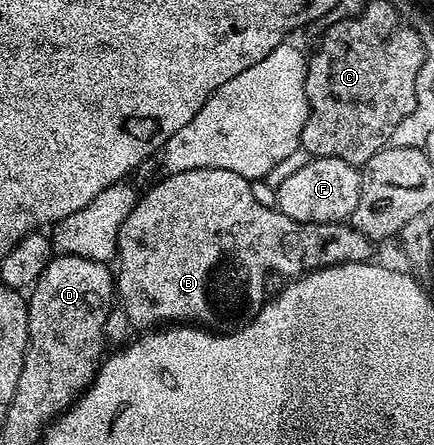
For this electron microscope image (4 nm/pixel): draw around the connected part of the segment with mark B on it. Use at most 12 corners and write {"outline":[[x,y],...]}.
{"outline":[[229,169],[167,173],[119,230],[132,328],[226,333],[267,274],[366,263]]}

